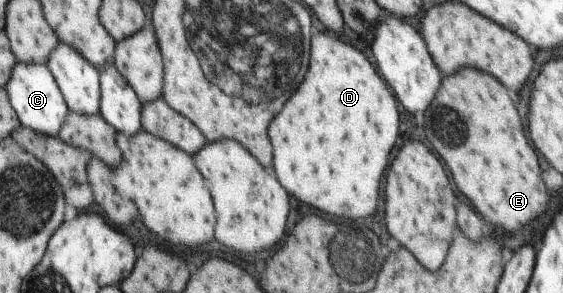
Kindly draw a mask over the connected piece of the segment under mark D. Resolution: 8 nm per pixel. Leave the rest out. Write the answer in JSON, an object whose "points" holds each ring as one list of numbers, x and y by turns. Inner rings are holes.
{"points":[[313,33,313,37,310,37,310,55,308,59,307,73,305,73,305,79,301,81,299,89,293,93,293,99,289,99,289,103,283,103,281,111,271,119,266,133,269,138,272,149,272,167,271,172,281,175,281,187,285,187,285,191,289,191,289,195,293,195,297,201,325,213,325,215,331,215,331,217,341,217,341,219,363,219,367,215,371,215,375,211,375,205,377,205,377,195,379,195,379,181,387,169,387,157,389,157,389,151,393,149,393,143,395,143,395,137,397,137,397,121,399,121,399,115,397,115,397,109,395,109,395,99,393,95,389,93,387,89,387,83,383,83,384,77,380,73,375,73,375,69,367,63,367,59,353,47,341,43,337,37,329,35,329,33]]}

